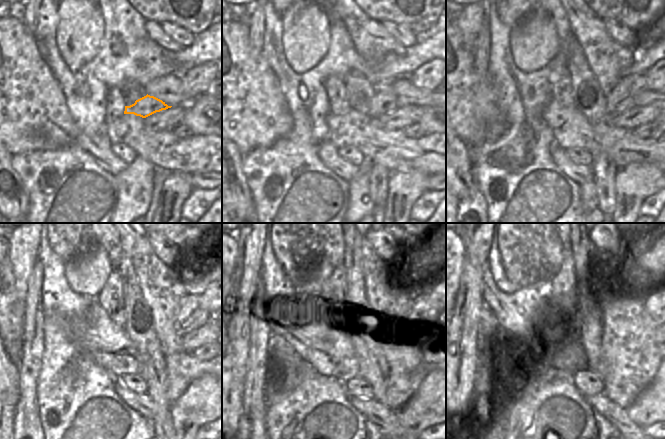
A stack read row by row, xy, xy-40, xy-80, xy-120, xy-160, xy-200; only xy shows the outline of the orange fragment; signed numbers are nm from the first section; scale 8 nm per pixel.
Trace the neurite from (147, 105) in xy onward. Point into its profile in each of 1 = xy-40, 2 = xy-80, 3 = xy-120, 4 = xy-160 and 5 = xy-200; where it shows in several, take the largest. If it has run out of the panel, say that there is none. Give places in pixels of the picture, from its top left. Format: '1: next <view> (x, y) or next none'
1: next xy-40 (385, 101)
2: next xy-80 (636, 82)
3: next xy-120 (189, 304)
4: next xy-160 (425, 306)
5: next xy-200 (649, 302)

